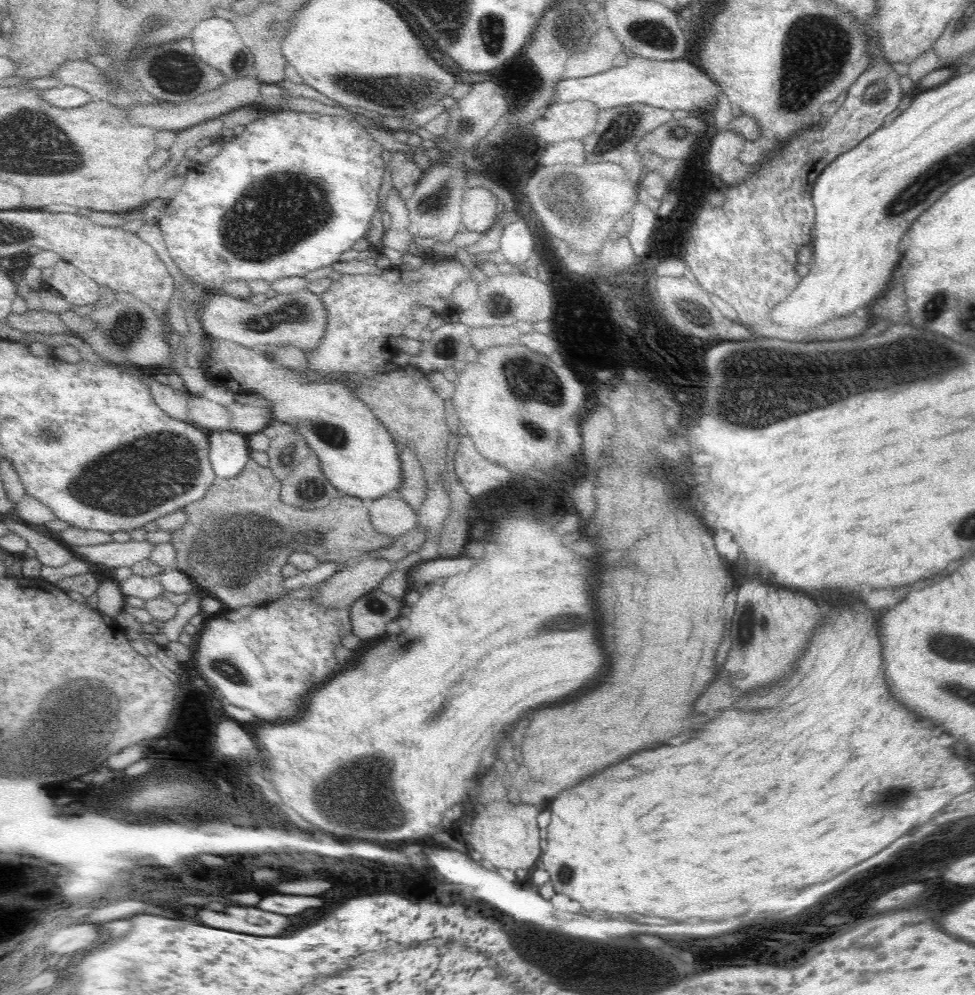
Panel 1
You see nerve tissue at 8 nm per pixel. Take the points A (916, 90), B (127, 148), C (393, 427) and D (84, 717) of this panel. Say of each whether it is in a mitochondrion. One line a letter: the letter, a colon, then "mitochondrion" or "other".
A: other
B: other
C: other
D: mitochondrion

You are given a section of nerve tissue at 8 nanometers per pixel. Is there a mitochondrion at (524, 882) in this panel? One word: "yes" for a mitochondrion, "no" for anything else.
no

